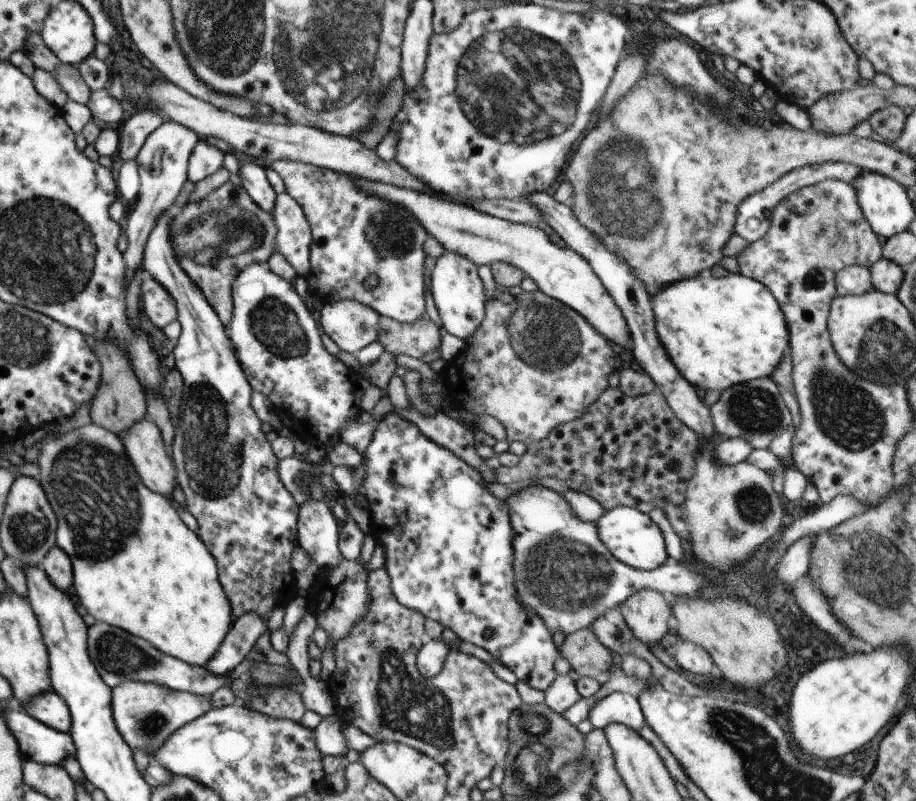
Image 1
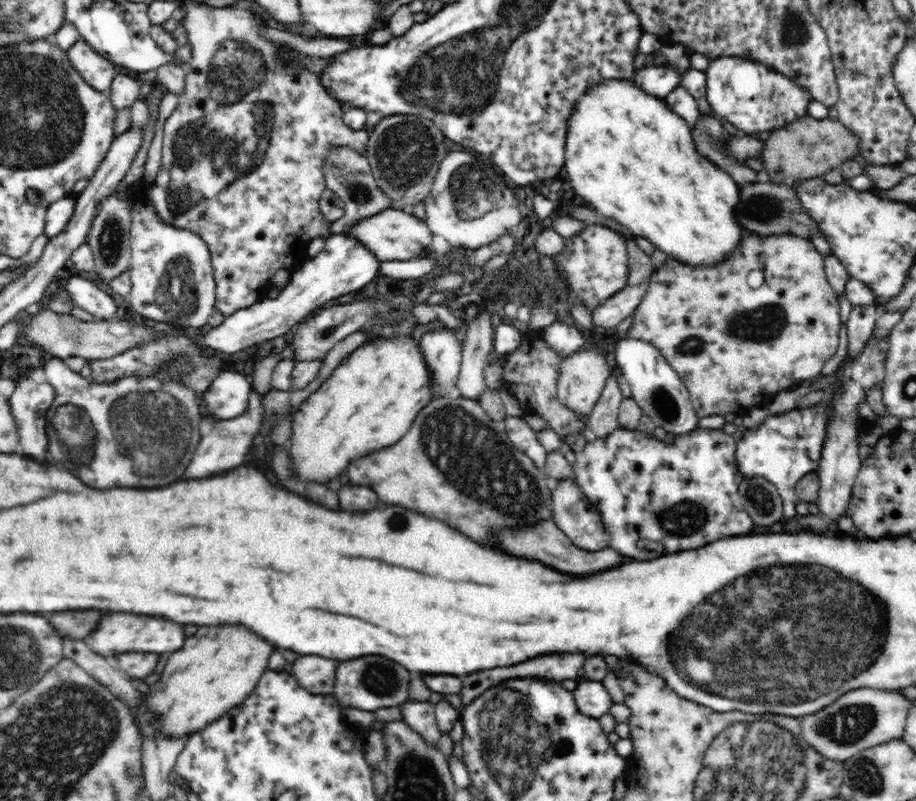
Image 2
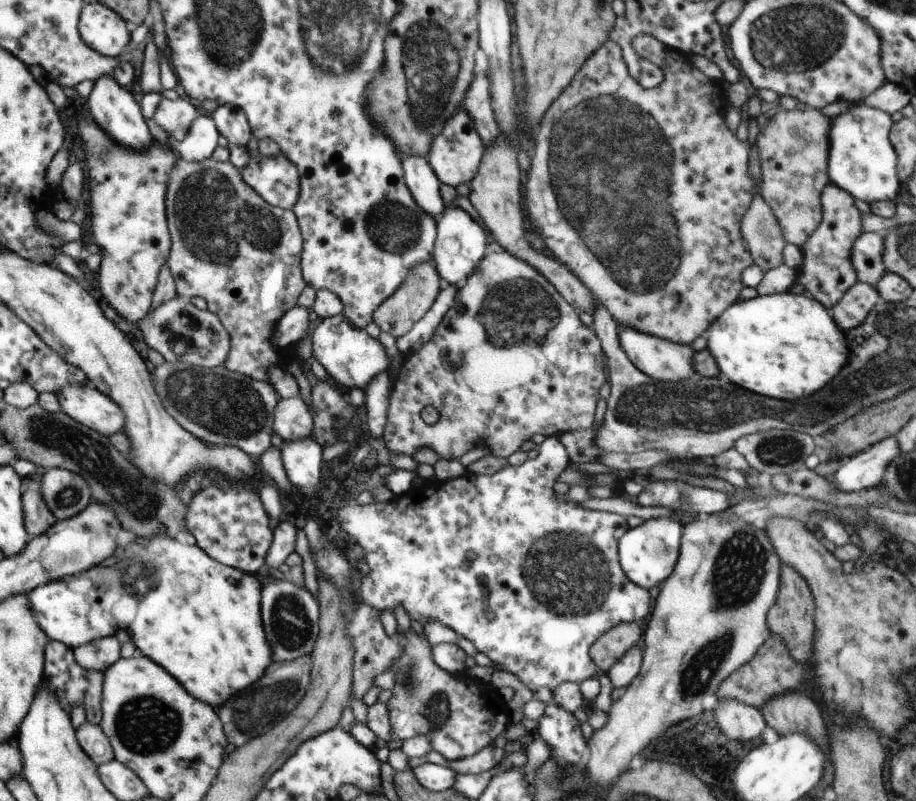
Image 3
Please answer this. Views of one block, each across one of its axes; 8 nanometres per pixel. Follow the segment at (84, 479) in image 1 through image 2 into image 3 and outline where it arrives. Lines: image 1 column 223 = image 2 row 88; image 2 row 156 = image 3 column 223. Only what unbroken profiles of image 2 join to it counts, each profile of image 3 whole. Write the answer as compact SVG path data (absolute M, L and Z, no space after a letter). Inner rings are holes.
M170 537L140 539L144 545L134 541L127 546L119 546L114 554L120 556L121 560L146 562L154 566L156 572L161 572L150 590L134 595L138 602L140 597L144 597L138 604L134 628L130 632L135 648L169 671L196 699L210 706L222 706L228 698L260 680L266 668L274 662L272 647L266 640L266 631L260 616L262 586L256 580L257 576L220 564L197 544L189 546Z

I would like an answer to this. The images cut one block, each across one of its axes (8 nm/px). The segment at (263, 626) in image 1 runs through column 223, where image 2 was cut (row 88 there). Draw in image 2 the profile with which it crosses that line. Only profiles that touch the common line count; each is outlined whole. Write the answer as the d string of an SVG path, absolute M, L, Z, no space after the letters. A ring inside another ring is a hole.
M669 62L660 66L644 66L636 70L632 78L632 81L646 93L661 99L678 87L680 80L682 80L682 75L674 67L670 67Z

